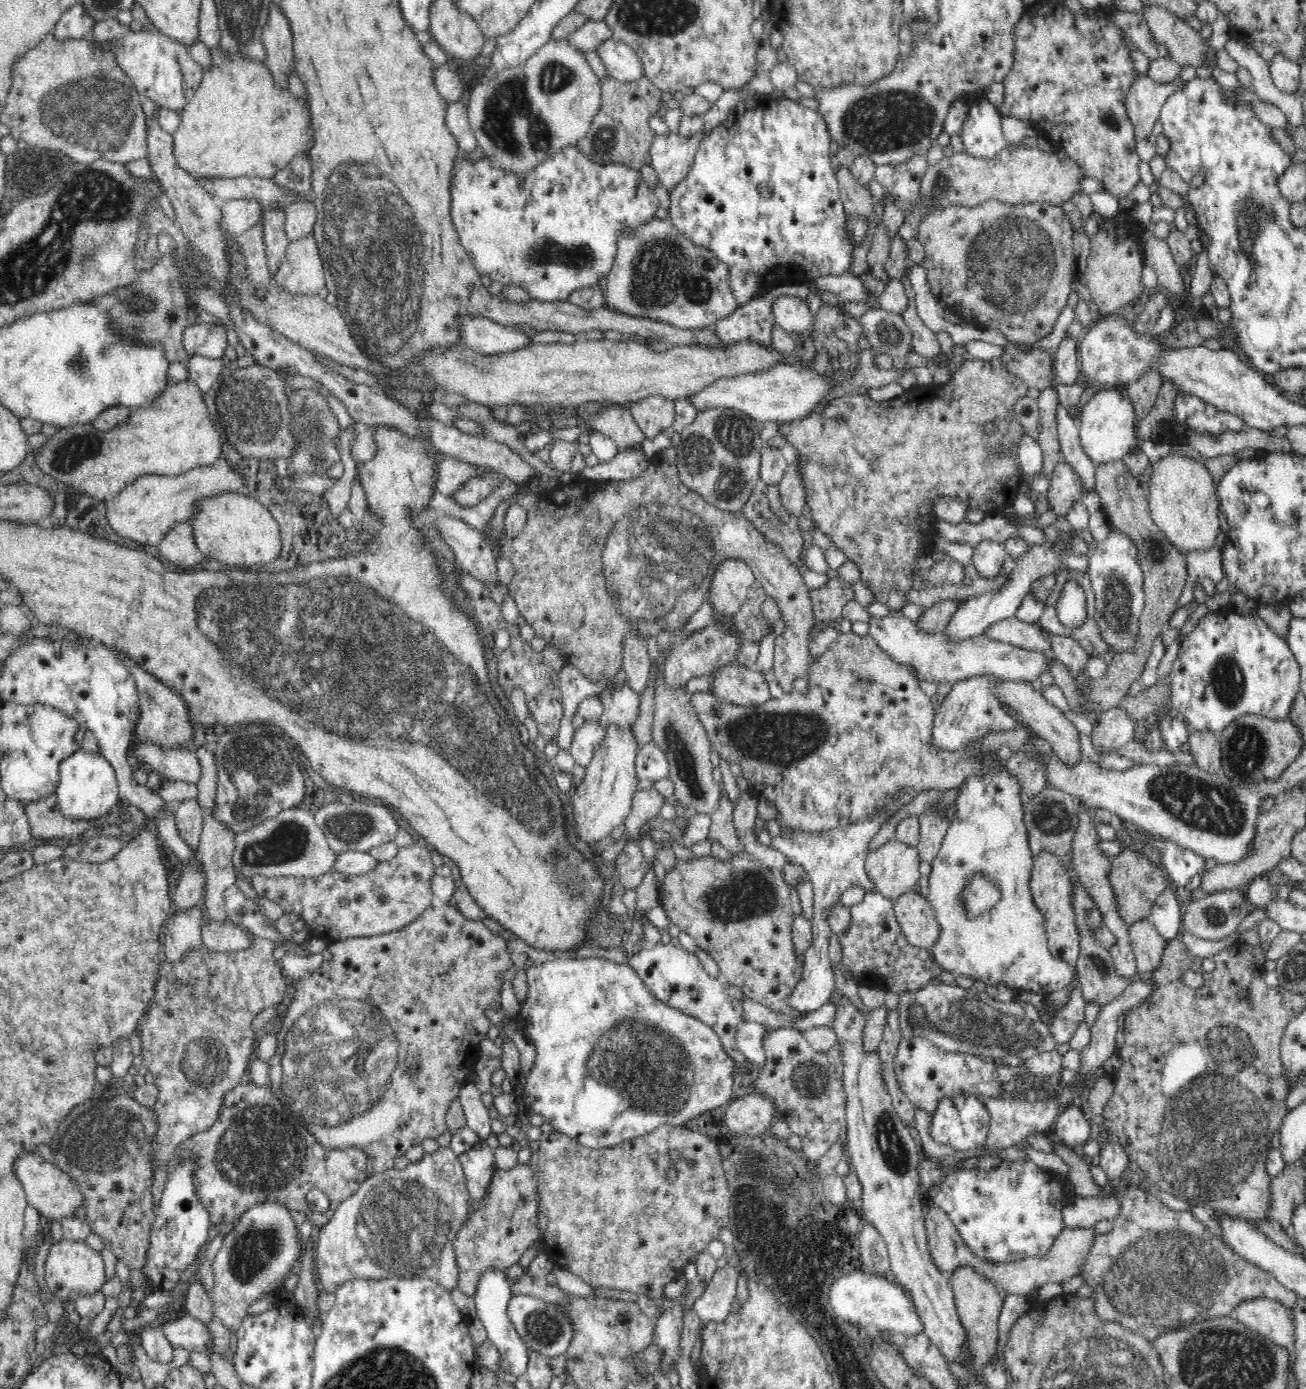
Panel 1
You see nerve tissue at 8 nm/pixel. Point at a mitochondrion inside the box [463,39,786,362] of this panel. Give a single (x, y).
(511, 97)

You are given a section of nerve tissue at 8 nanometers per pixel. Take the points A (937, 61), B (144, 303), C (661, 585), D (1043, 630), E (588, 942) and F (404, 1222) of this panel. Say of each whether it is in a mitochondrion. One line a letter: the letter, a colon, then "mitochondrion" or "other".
A: other
B: mitochondrion
C: mitochondrion
D: other
E: other
F: mitochondrion

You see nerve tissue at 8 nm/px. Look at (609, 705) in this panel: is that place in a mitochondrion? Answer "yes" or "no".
no

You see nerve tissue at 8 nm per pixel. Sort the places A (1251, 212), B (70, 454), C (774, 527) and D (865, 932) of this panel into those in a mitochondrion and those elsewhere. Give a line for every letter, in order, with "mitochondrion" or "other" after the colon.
A: mitochondrion
B: mitochondrion
C: mitochondrion
D: mitochondrion

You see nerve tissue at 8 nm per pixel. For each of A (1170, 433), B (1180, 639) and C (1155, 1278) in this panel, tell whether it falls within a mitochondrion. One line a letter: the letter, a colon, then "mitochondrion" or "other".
A: other
B: other
C: mitochondrion

